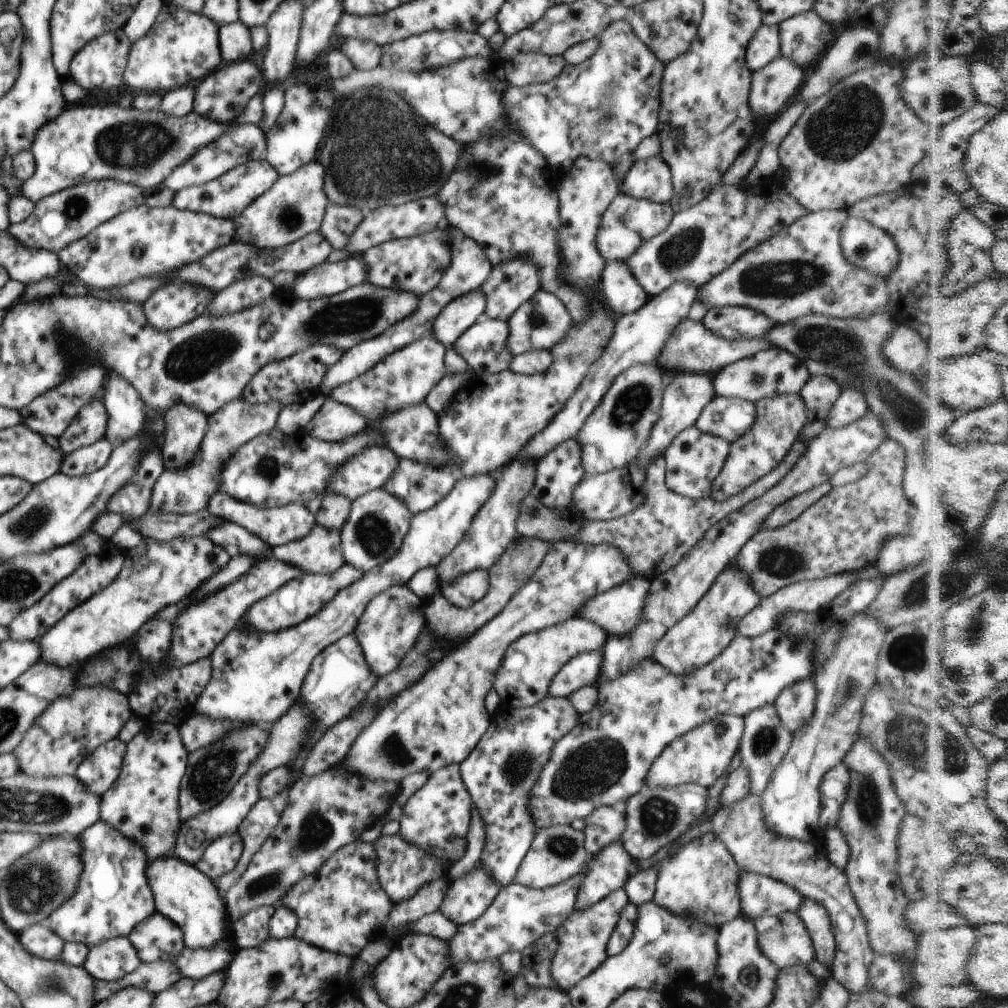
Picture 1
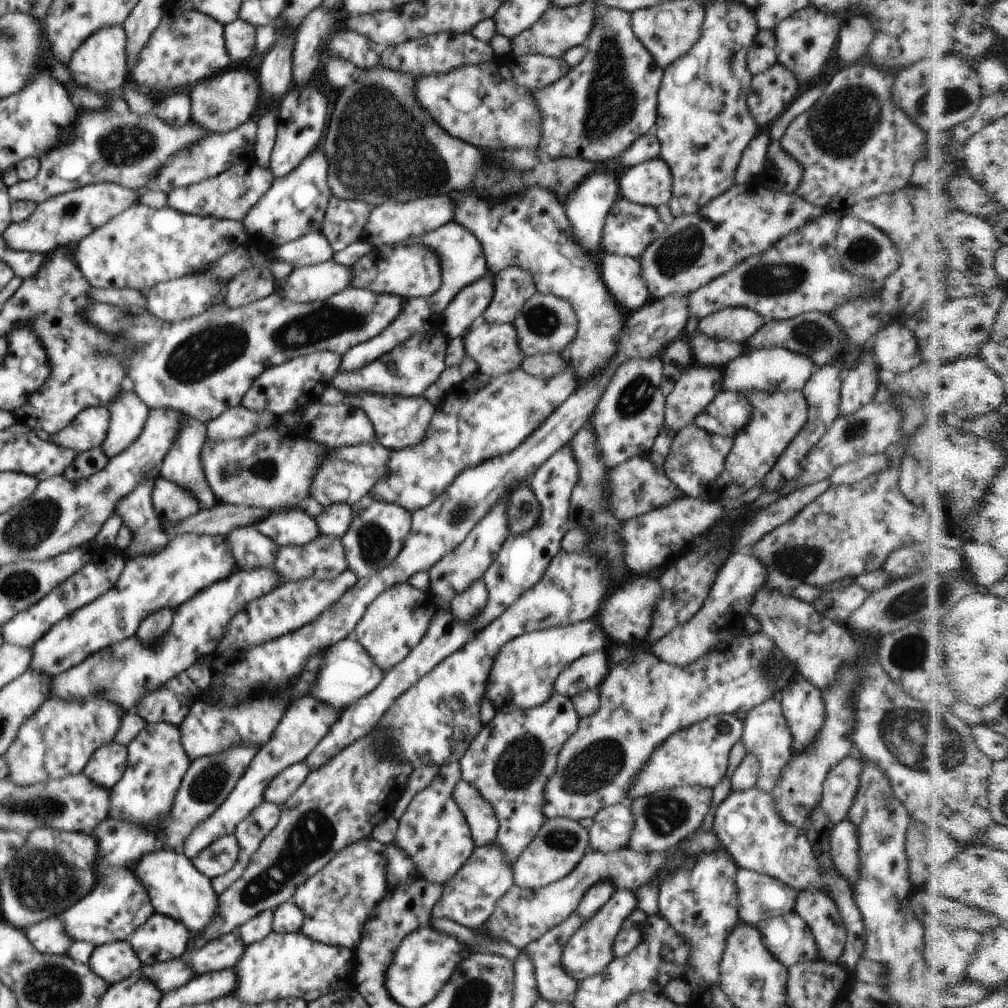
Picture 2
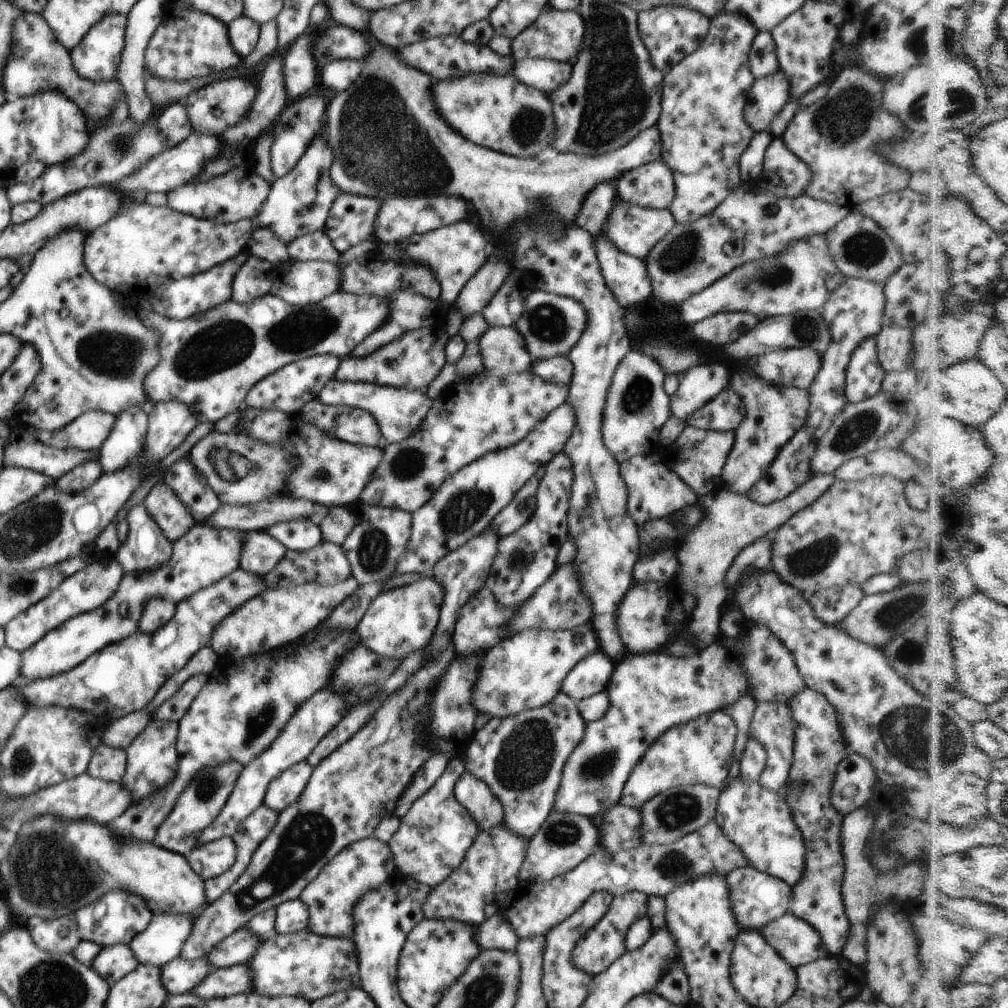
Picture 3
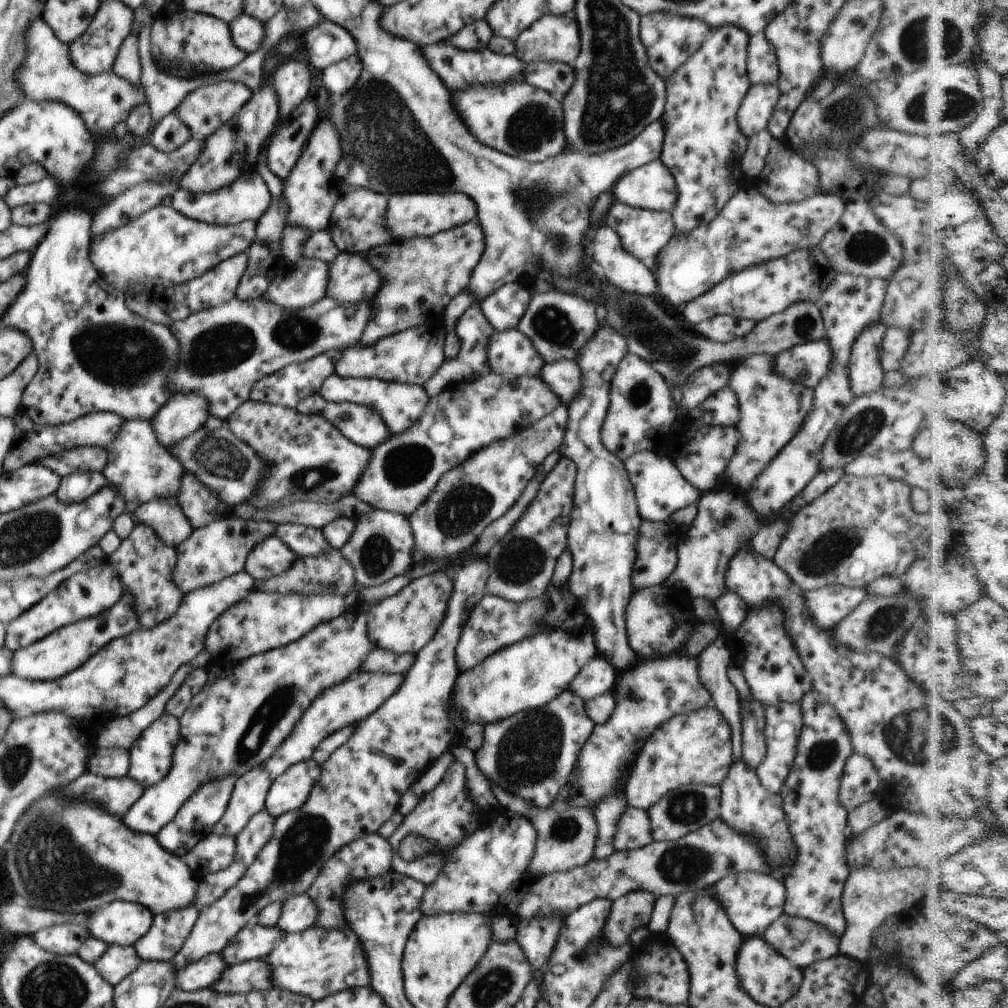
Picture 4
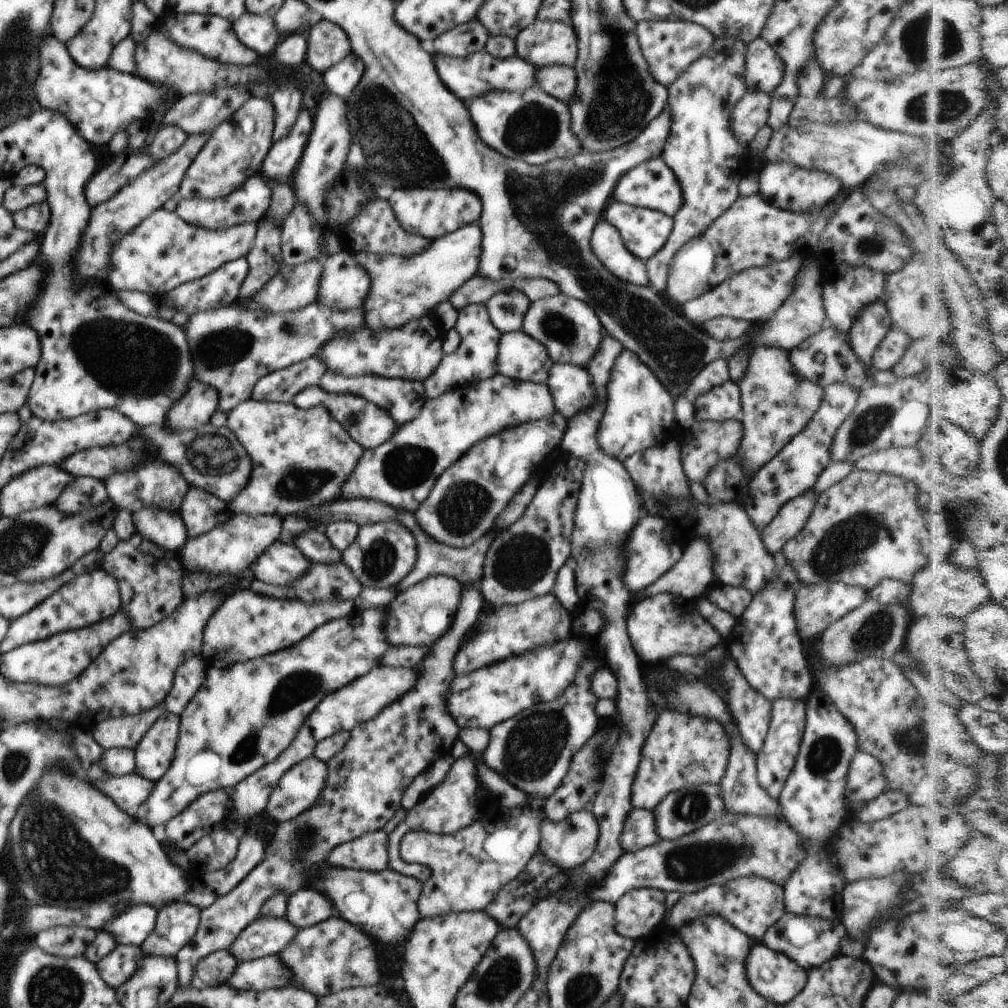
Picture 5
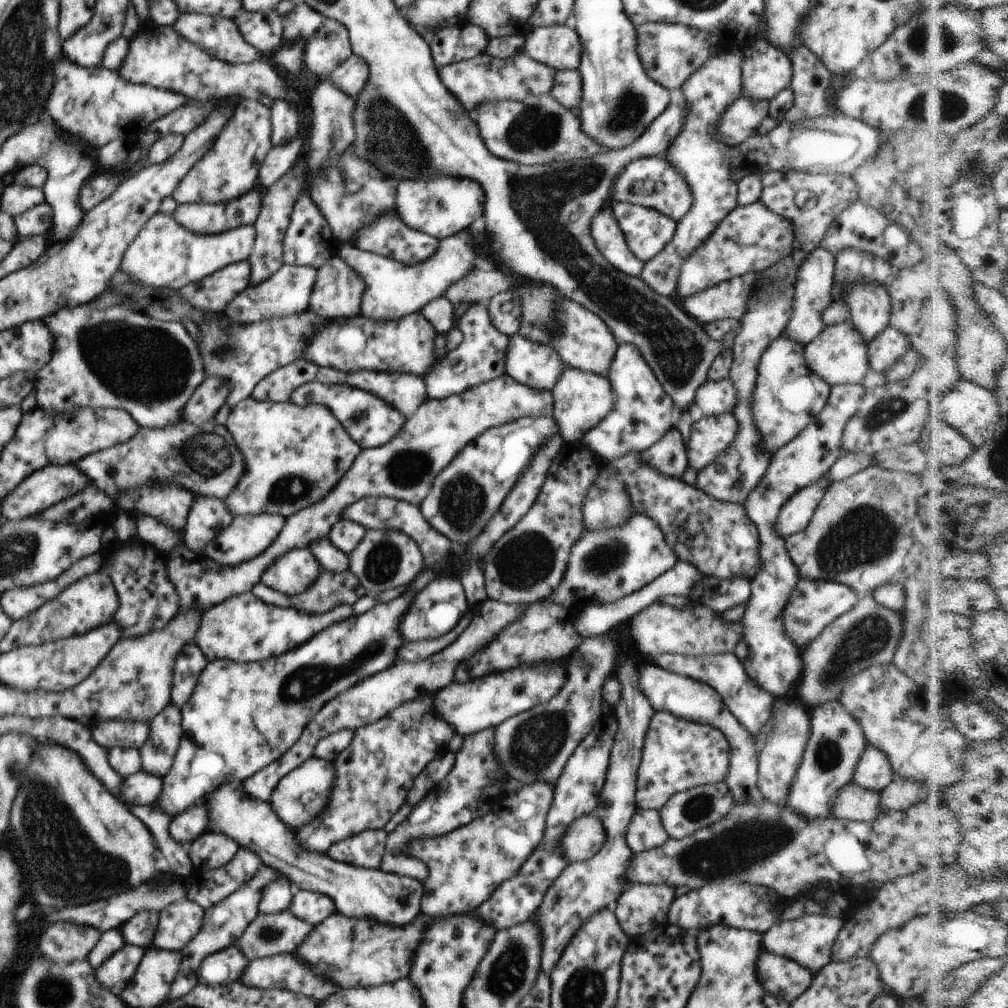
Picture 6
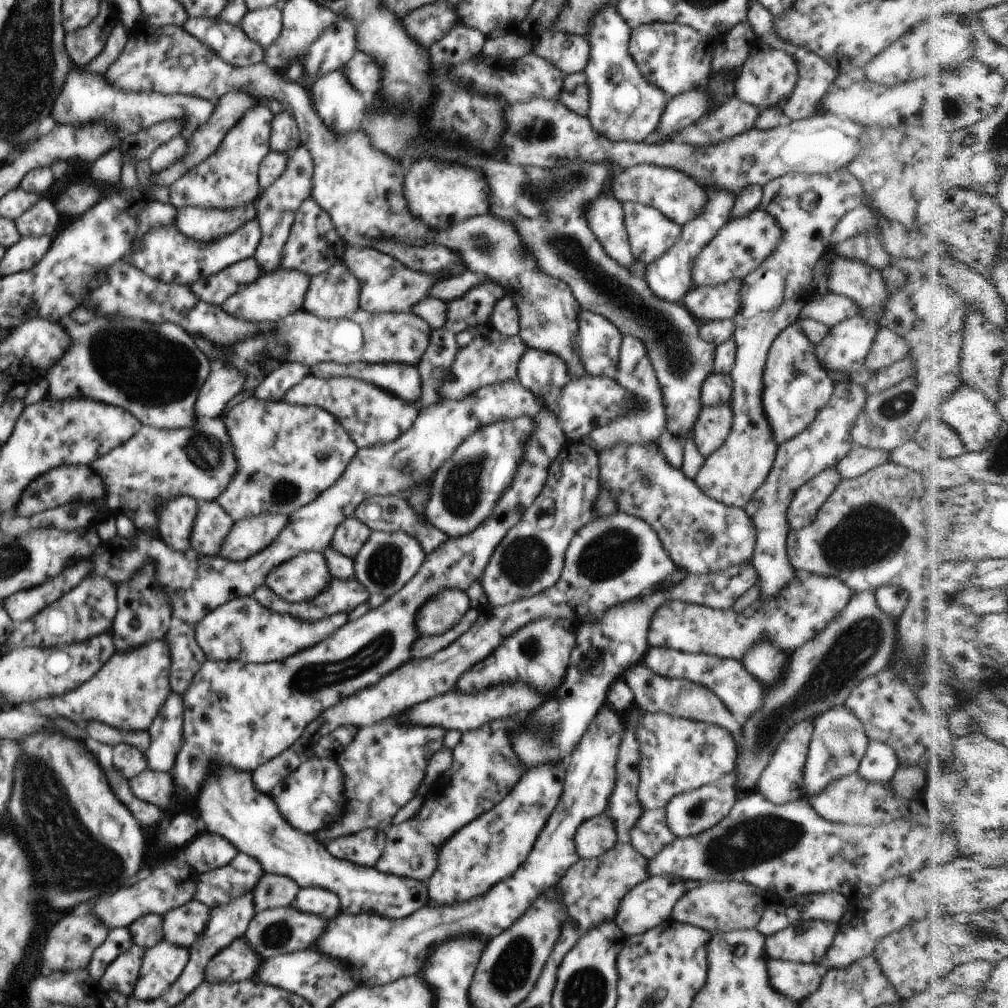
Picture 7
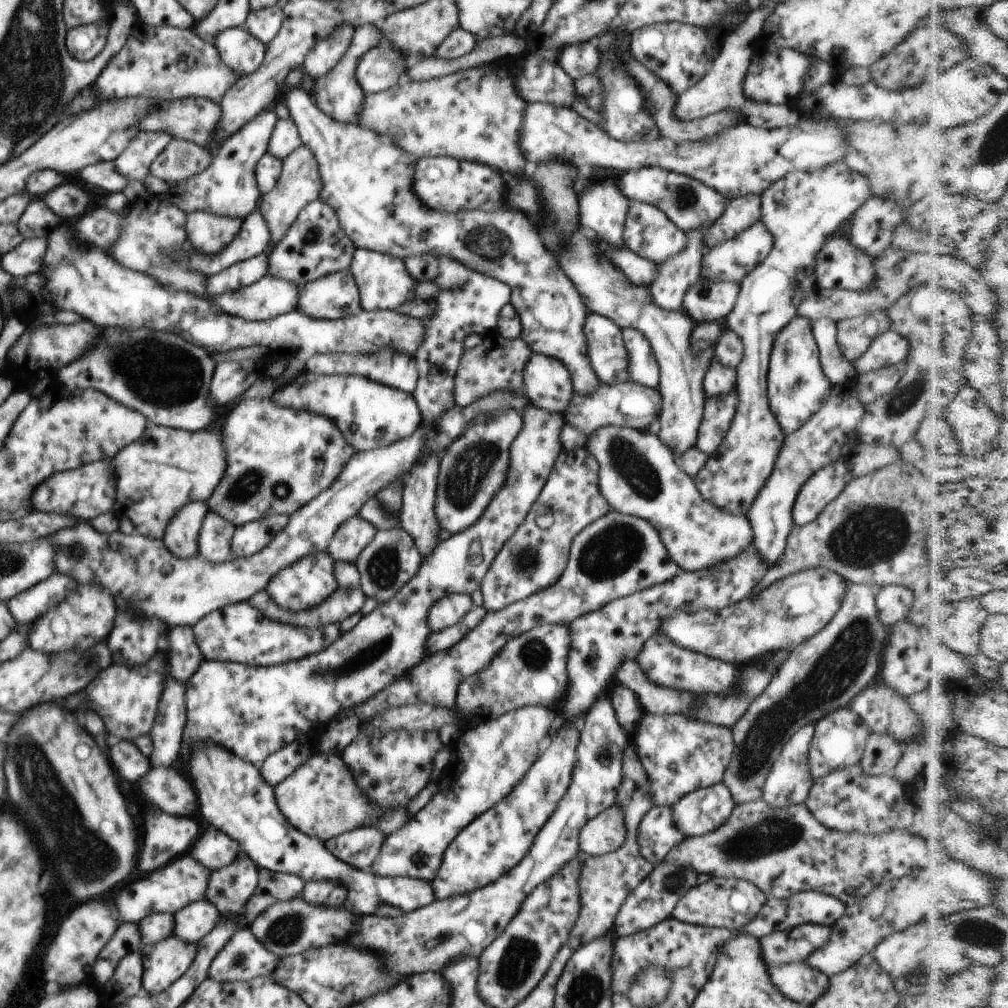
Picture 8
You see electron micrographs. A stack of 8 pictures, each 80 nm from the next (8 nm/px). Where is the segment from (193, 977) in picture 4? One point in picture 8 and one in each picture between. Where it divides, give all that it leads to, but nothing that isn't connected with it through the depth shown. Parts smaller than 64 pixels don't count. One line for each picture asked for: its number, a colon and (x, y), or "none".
5: (214, 970)
6: (227, 965)
7: (238, 961)
8: (244, 957)

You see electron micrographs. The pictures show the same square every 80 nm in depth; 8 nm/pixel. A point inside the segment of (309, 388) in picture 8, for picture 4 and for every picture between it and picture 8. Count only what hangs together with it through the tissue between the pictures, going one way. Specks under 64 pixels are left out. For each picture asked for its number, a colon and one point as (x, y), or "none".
4: (361, 424)
5: (369, 425)
6: (370, 421)
7: (371, 416)

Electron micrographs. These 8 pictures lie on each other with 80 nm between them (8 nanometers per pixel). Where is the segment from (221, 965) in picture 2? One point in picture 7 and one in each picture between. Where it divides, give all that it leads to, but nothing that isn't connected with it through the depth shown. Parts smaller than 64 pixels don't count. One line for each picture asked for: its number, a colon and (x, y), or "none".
3: (239, 948)
4: (255, 941)
5: (266, 936)
6: (267, 935)
7: (280, 930)

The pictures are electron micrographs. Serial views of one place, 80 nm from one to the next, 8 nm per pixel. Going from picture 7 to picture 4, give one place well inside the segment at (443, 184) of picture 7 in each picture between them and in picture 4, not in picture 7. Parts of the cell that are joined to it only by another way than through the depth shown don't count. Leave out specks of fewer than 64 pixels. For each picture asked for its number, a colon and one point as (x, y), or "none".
4: (408, 215)
5: (431, 213)
6: (442, 206)

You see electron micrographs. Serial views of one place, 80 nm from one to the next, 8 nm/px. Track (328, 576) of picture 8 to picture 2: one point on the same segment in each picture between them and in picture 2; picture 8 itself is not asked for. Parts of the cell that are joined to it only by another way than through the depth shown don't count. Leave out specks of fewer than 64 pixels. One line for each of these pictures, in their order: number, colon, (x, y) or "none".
2: (251, 549)
3: (260, 553)
4: (272, 557)
5: (281, 564)
6: (295, 572)
7: (302, 578)

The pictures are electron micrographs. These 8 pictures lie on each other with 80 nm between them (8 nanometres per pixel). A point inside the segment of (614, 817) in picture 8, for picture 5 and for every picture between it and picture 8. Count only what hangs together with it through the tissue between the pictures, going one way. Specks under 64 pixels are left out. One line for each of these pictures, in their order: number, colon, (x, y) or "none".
5: (569, 843)
6: (584, 838)
7: (597, 835)

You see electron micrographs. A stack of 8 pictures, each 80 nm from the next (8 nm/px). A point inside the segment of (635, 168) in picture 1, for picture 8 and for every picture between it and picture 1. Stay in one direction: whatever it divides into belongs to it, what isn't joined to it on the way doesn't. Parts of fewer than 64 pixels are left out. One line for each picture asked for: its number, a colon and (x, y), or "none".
2: (650, 183)
3: (651, 185)
4: (651, 186)
5: (652, 184)
6: (653, 182)
7: (675, 194)
8: (690, 205)

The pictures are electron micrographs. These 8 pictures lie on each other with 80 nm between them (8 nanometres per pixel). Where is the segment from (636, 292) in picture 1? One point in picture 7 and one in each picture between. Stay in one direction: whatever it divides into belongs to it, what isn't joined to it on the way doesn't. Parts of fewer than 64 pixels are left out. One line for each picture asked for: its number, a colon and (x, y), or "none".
2: (622, 275)
3: (627, 277)
4: (622, 269)
5: (606, 242)
6: (605, 230)
7: (605, 215)

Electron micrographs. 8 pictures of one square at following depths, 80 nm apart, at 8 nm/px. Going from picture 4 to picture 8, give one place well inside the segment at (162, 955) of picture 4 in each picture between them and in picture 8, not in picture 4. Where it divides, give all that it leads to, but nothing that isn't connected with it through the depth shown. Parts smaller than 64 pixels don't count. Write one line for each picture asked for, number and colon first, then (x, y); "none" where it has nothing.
5: (177, 922)
6: (179, 923)
7: (183, 925)
8: (195, 921)

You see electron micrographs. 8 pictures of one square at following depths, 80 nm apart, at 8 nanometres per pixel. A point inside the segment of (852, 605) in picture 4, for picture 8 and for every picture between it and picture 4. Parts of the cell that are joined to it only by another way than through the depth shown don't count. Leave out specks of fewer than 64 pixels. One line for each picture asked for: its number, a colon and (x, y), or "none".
5: (819, 606)
6: (813, 604)
7: (804, 606)
8: (789, 611)

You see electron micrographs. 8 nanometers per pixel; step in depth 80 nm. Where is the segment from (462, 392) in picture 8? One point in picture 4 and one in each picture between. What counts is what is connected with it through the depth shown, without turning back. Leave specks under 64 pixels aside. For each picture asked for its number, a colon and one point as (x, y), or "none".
4: (473, 329)
5: (475, 359)
6: (481, 357)
7: (491, 358)

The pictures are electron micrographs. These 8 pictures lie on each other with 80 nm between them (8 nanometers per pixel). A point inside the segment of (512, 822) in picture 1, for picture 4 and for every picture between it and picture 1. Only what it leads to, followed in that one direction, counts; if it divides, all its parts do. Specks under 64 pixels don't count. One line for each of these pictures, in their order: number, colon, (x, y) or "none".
2: (510, 761)
3: (521, 758)
4: (533, 754)

